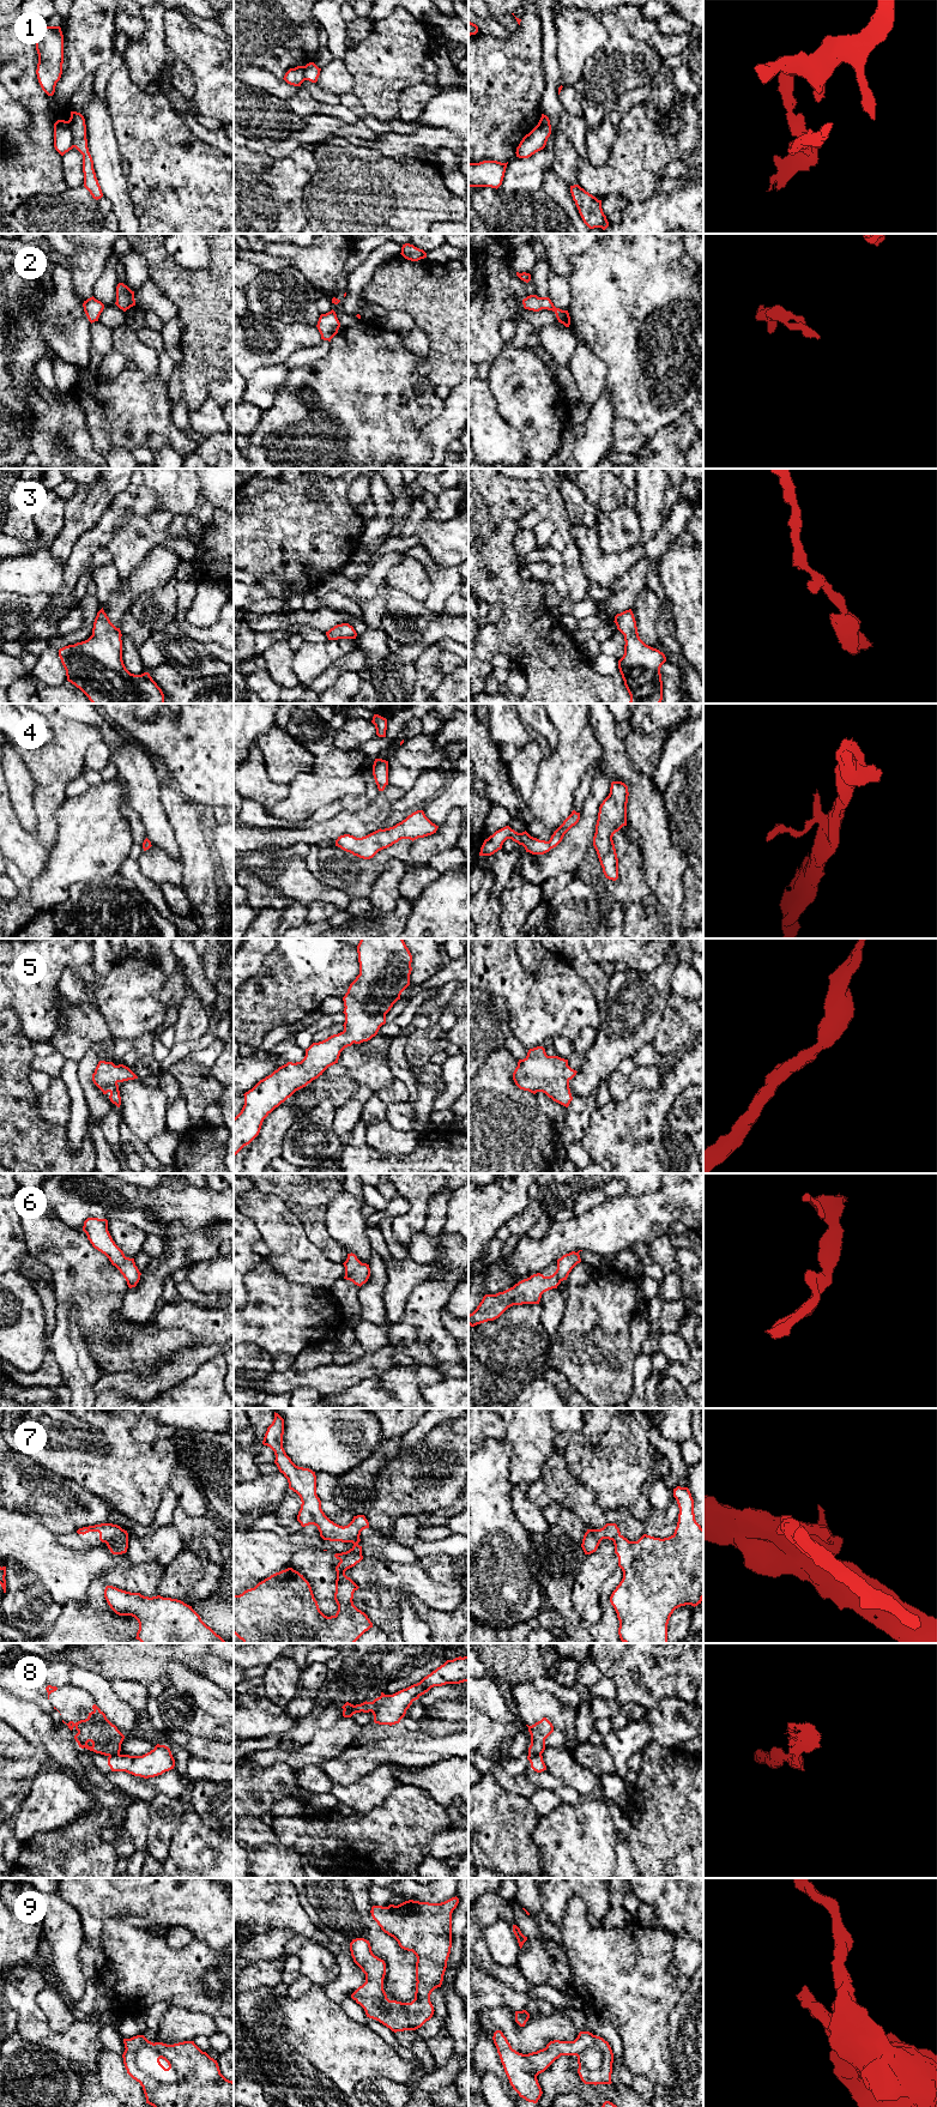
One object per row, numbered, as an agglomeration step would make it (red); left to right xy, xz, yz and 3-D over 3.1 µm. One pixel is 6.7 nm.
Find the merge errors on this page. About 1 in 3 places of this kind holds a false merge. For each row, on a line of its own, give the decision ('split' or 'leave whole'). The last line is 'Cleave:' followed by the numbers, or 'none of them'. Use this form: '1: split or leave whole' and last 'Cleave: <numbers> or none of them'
1: split
2: leave whole
3: leave whole
4: leave whole
5: leave whole
6: leave whole
7: split
8: split
9: leave whole
Cleave: 1, 7, 8

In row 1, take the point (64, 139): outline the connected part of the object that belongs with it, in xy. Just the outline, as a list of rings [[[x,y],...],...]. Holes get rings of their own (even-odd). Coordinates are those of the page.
[[[65,120],[54,123],[54,147],[61,156],[74,147],[74,134]]]

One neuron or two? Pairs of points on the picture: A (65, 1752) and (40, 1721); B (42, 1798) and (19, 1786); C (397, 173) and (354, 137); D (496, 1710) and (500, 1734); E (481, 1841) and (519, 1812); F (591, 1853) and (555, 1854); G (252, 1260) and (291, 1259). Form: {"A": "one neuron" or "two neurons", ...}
{"A": "one neuron", "B": "two neurons", "C": "two neurons", "D": "two neurons", "E": "one neuron", "F": "one neuron", "G": "two neurons"}

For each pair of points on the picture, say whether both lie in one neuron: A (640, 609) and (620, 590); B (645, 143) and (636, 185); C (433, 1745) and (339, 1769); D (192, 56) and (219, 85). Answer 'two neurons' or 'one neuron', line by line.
A: two neurons
B: one neuron
C: one neuron
D: one neuron

